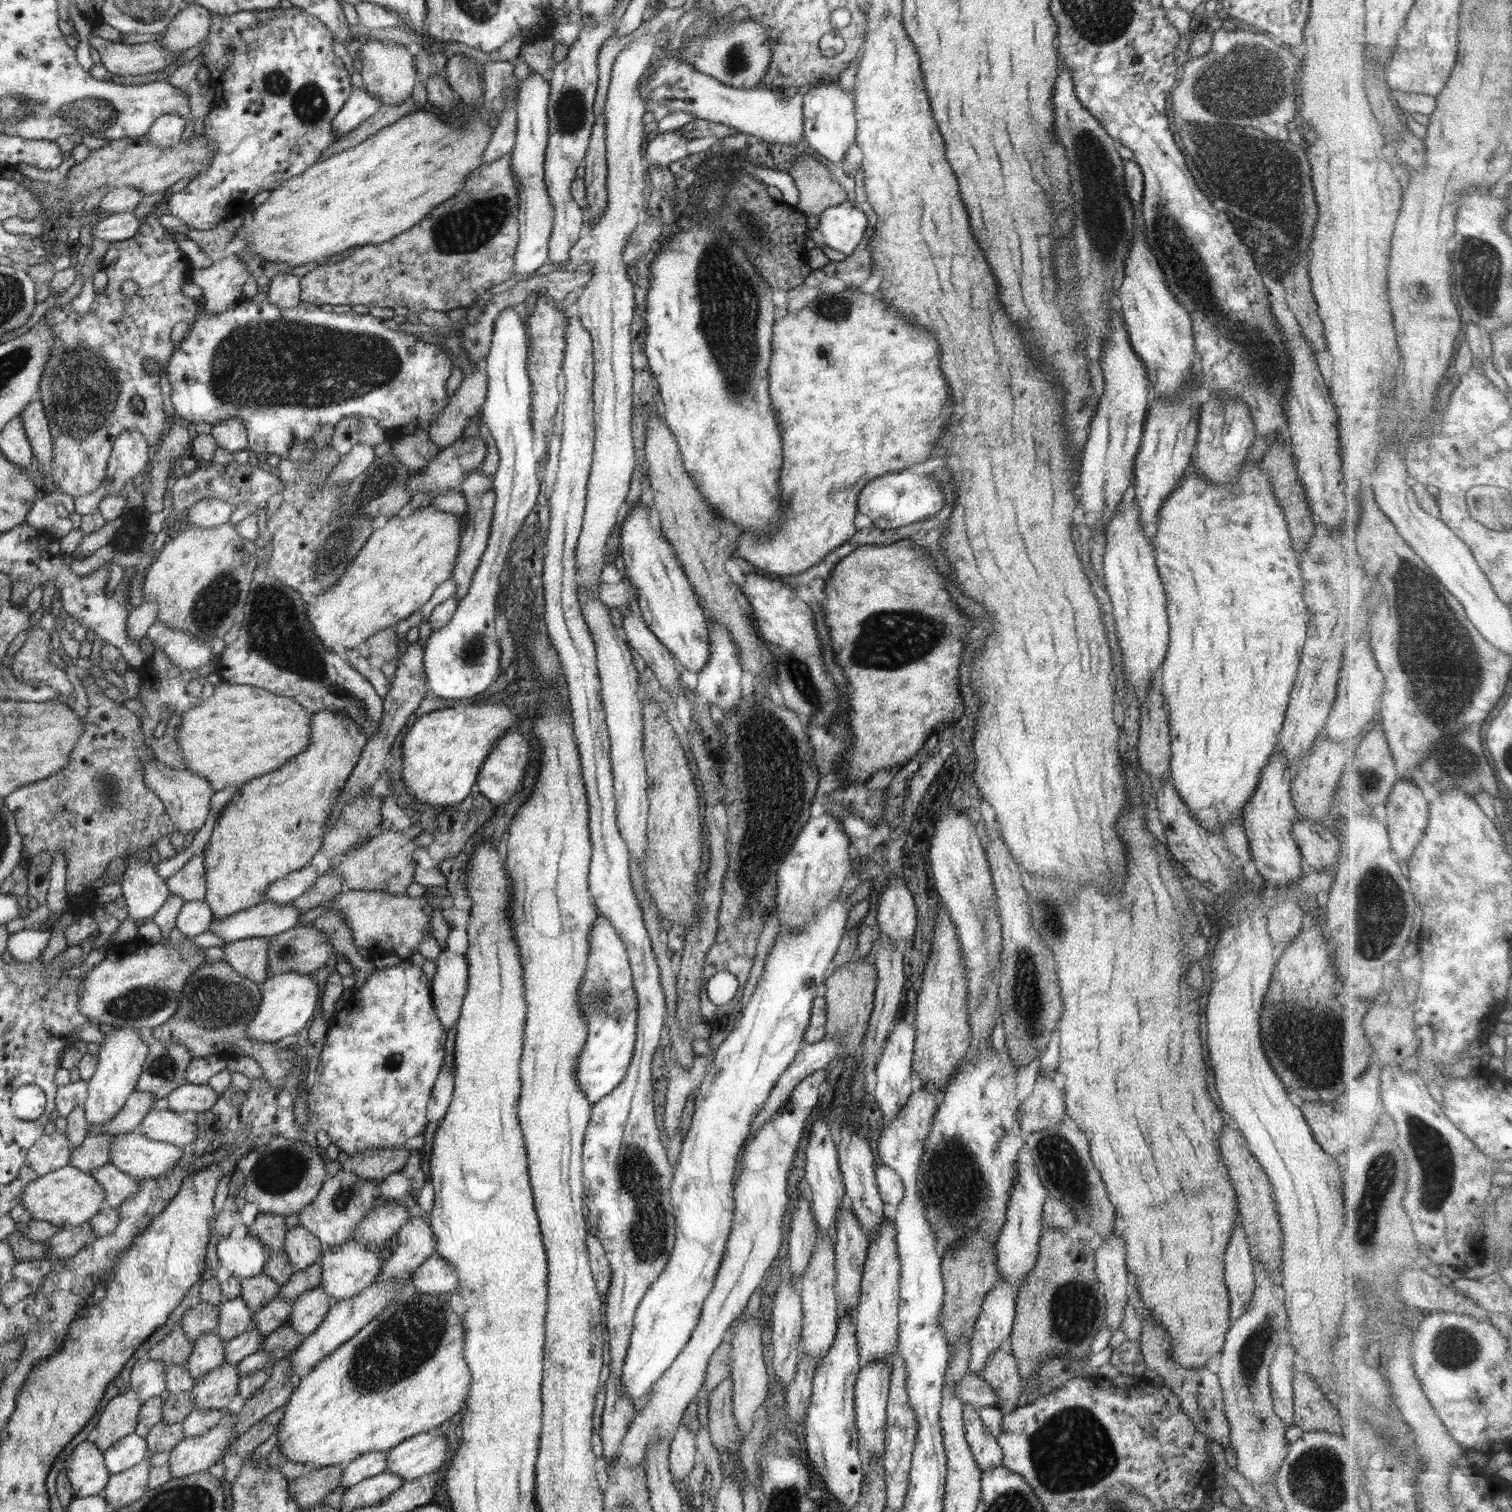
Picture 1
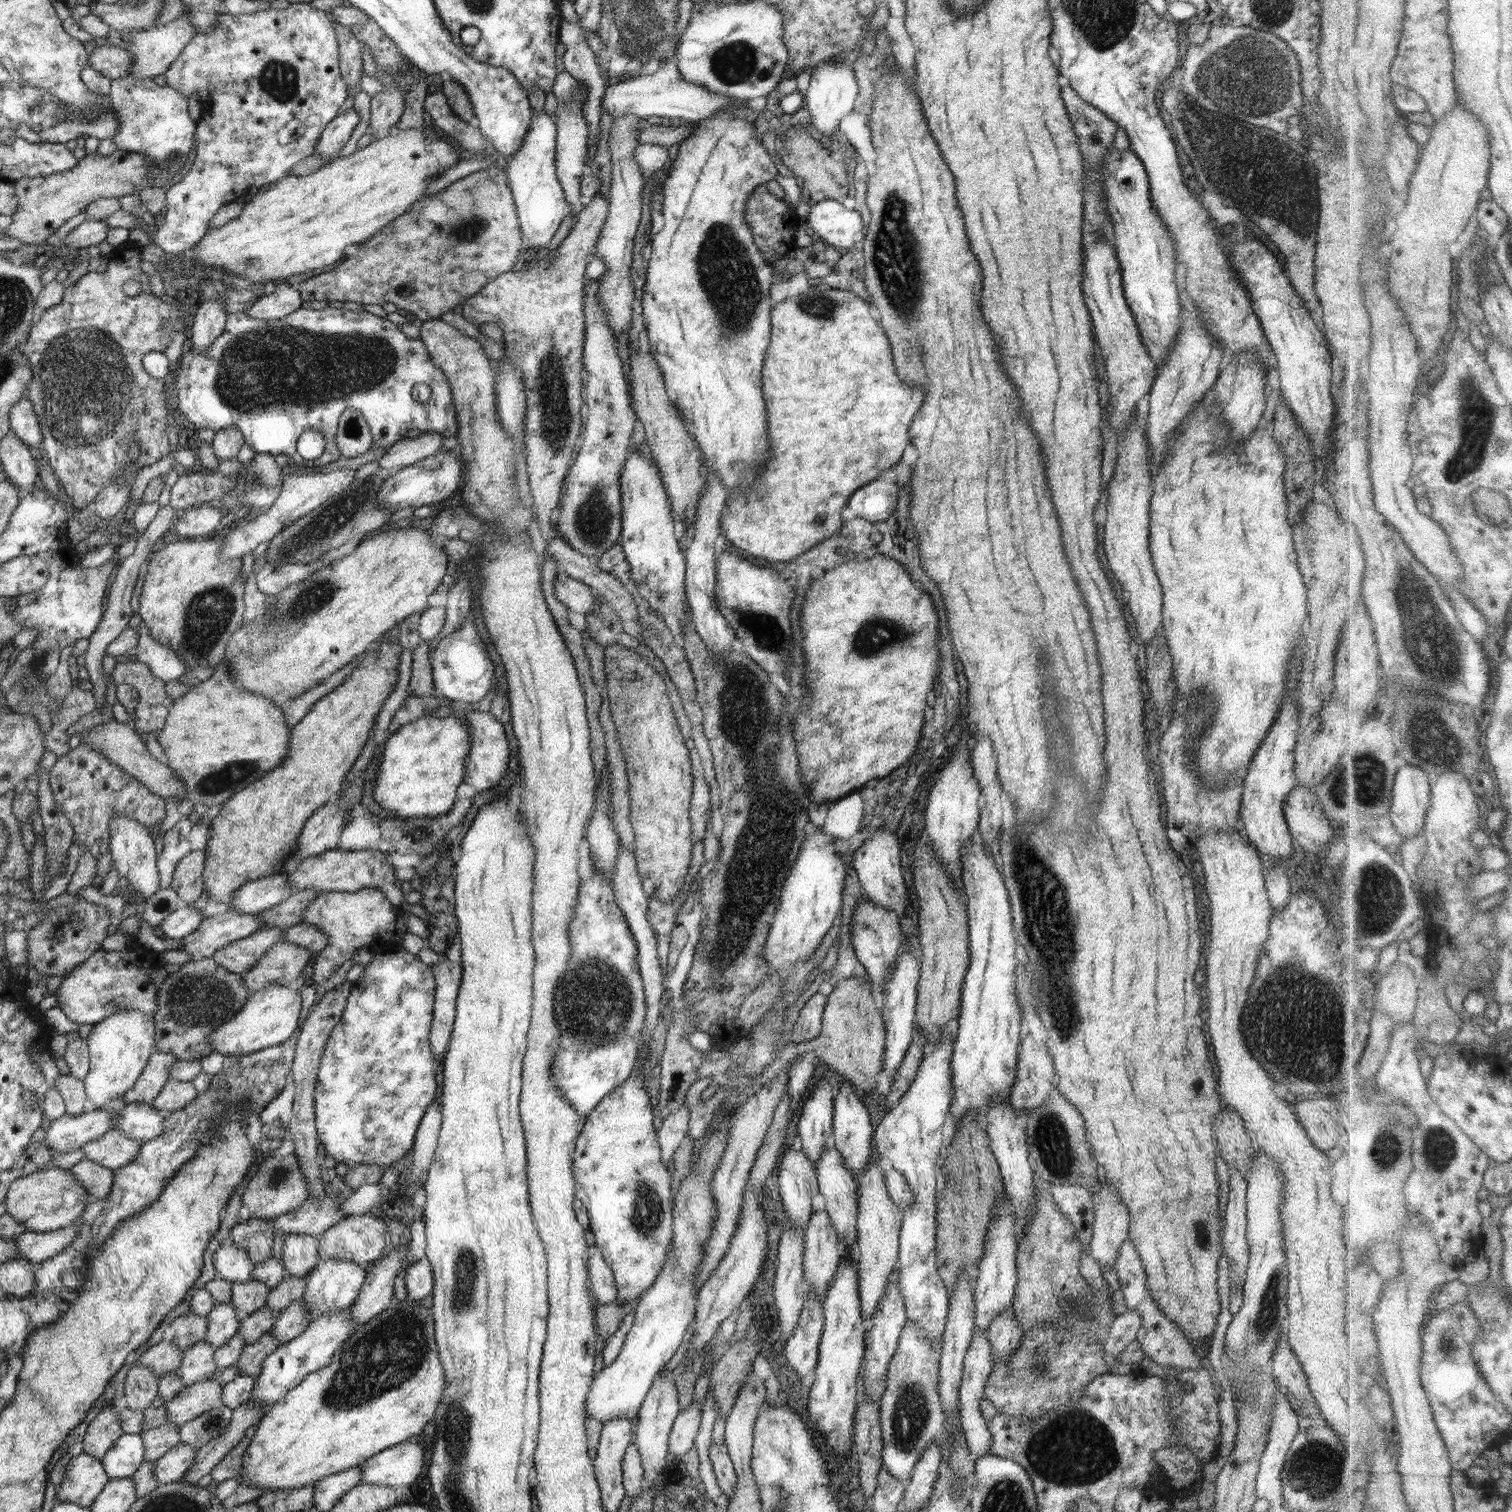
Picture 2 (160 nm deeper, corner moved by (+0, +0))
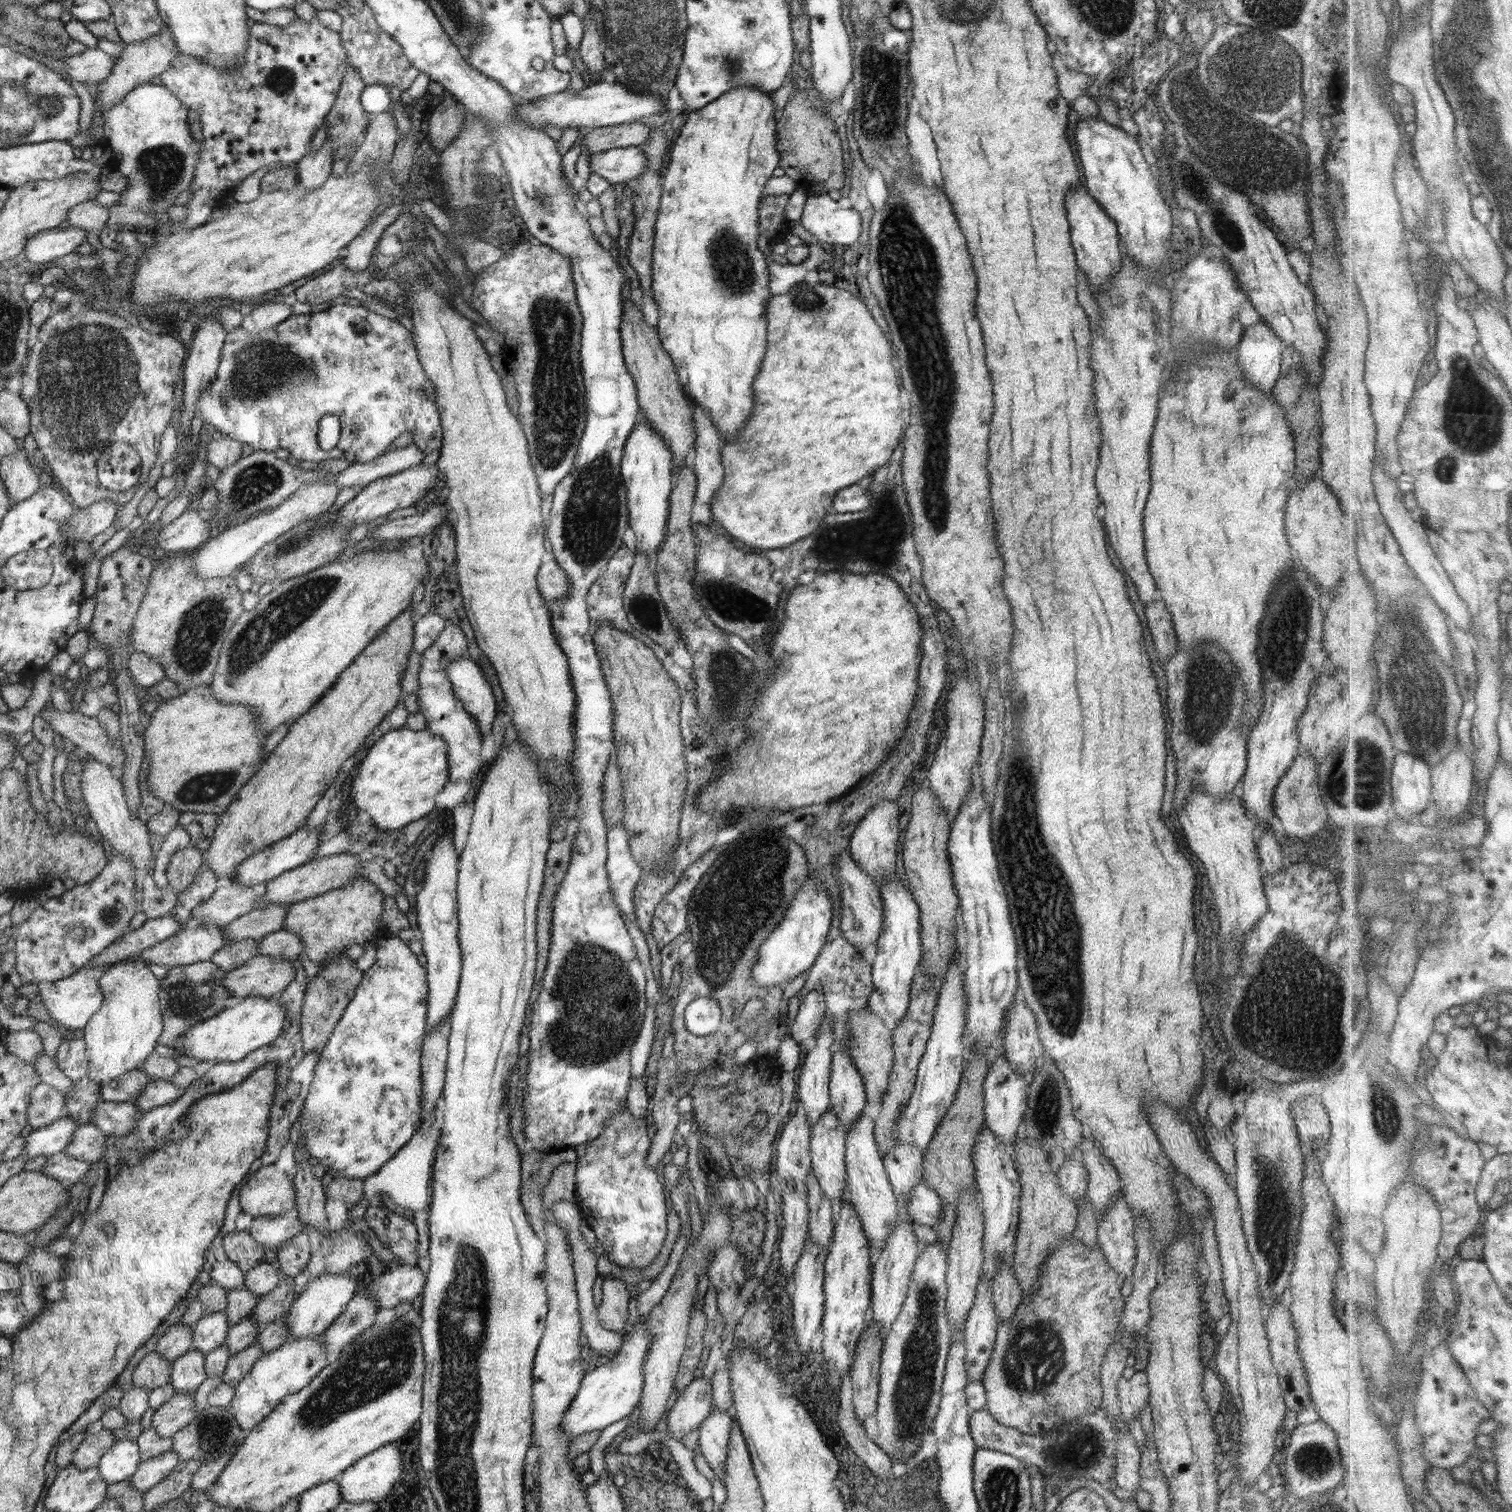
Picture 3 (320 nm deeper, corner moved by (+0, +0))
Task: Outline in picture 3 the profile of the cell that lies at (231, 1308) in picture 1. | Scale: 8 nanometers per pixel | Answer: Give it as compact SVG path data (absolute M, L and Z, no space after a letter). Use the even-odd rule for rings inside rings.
M216 1312L204 1315L193 1327L192 1348L202 1354L208 1354L225 1344L226 1335L231 1324L228 1324L226 1313Z

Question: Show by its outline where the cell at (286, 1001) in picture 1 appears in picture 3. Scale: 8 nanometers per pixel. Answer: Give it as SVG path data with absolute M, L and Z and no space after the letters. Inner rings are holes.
M261 996L246 997L230 1003L220 1013L215 1014L200 1024L190 1027L182 1037L182 1048L174 1050L178 1057L195 1058L205 1062L239 1062L251 1053L268 1046L276 1040L285 1024L285 1007L277 997L262 998Z

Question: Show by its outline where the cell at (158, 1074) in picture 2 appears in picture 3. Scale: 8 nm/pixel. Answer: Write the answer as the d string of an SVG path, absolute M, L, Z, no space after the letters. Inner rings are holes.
M134 1069L100 1086L102 1101L132 1102L142 1094L144 1086L152 1081L143 1070Z

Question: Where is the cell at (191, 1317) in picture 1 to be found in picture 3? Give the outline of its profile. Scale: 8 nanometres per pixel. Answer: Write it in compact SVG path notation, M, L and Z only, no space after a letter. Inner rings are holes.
M182 1322L166 1329L164 1335L157 1342L155 1351L164 1360L175 1361L188 1351L192 1350L192 1327Z

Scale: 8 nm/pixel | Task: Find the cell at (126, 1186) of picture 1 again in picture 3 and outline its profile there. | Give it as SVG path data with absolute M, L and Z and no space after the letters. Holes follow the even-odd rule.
M62 1152L49 1156L41 1171L58 1182L73 1185L80 1181L84 1182L90 1169L91 1163L78 1160L77 1158L70 1158Z

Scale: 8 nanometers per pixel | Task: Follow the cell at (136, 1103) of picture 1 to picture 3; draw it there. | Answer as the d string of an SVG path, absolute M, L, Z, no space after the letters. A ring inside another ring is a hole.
M66 1116L48 1126L33 1130L26 1137L26 1144L22 1152L25 1152L30 1159L62 1153L75 1128L74 1121Z

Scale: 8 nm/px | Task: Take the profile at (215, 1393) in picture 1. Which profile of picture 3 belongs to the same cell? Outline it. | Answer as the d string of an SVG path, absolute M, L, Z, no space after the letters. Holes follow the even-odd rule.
M176 1394L155 1411L151 1429L166 1439L172 1439L198 1416L194 1395L190 1394Z

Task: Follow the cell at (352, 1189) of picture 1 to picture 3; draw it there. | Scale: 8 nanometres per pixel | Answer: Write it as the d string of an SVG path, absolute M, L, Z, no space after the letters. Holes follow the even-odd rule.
M293 1212L282 1216L253 1217L247 1231L265 1248L278 1250L289 1238L297 1235L300 1228L303 1232L308 1232L298 1214Z

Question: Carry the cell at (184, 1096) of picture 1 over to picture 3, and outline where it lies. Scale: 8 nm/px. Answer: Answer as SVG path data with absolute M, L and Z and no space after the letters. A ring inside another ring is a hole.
M152 1080L144 1086L142 1094L135 1100L135 1105L143 1114L152 1109L174 1102L181 1094L184 1094L185 1087L176 1086L171 1080Z

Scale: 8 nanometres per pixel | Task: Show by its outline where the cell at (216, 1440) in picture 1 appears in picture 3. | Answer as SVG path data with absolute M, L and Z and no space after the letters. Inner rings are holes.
M174 1452L142 1461L137 1473L130 1479L131 1485L145 1493L169 1477L180 1462L180 1457Z

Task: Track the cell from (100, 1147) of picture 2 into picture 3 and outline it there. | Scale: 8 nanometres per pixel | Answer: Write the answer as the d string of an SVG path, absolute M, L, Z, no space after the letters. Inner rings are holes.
M91 1123L76 1125L63 1153L70 1158L77 1158L84 1162L93 1163L103 1159L106 1150L105 1131Z

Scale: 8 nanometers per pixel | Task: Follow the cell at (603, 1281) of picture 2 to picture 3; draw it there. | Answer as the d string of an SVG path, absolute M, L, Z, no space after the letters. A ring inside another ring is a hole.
M602 1275L600 1295L601 1303L597 1307L600 1326L612 1332L626 1335L628 1324L628 1303L630 1302L630 1288L613 1275Z

